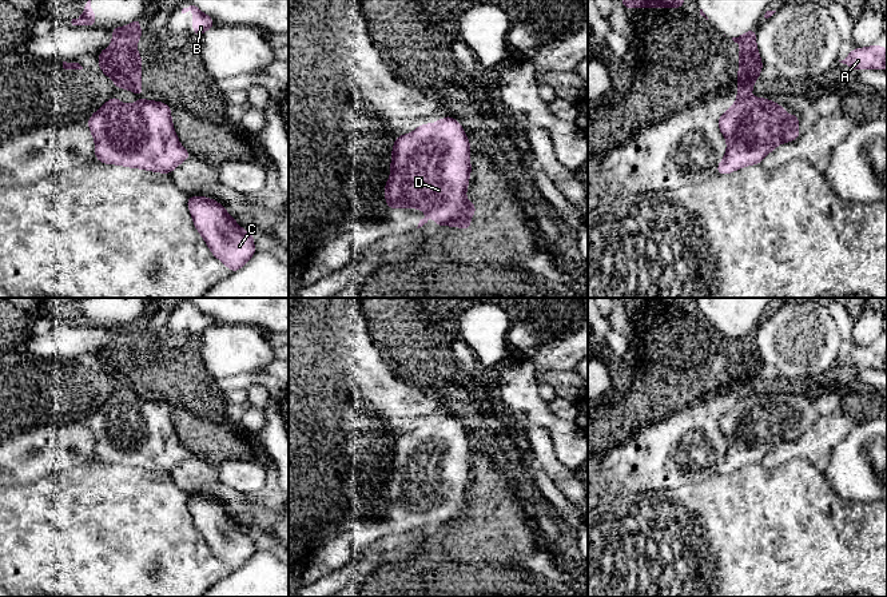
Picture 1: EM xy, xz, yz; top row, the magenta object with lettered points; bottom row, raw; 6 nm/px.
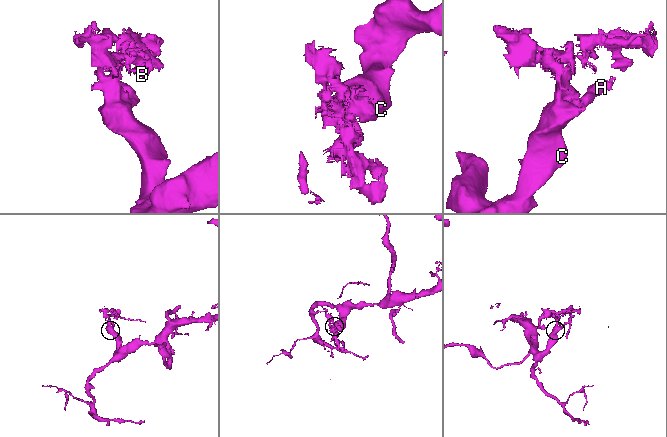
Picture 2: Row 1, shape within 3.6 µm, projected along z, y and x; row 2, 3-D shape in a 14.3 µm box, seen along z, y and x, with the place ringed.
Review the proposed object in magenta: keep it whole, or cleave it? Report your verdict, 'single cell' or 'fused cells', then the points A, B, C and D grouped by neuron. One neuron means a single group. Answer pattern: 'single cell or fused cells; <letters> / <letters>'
single cell; A B C D

